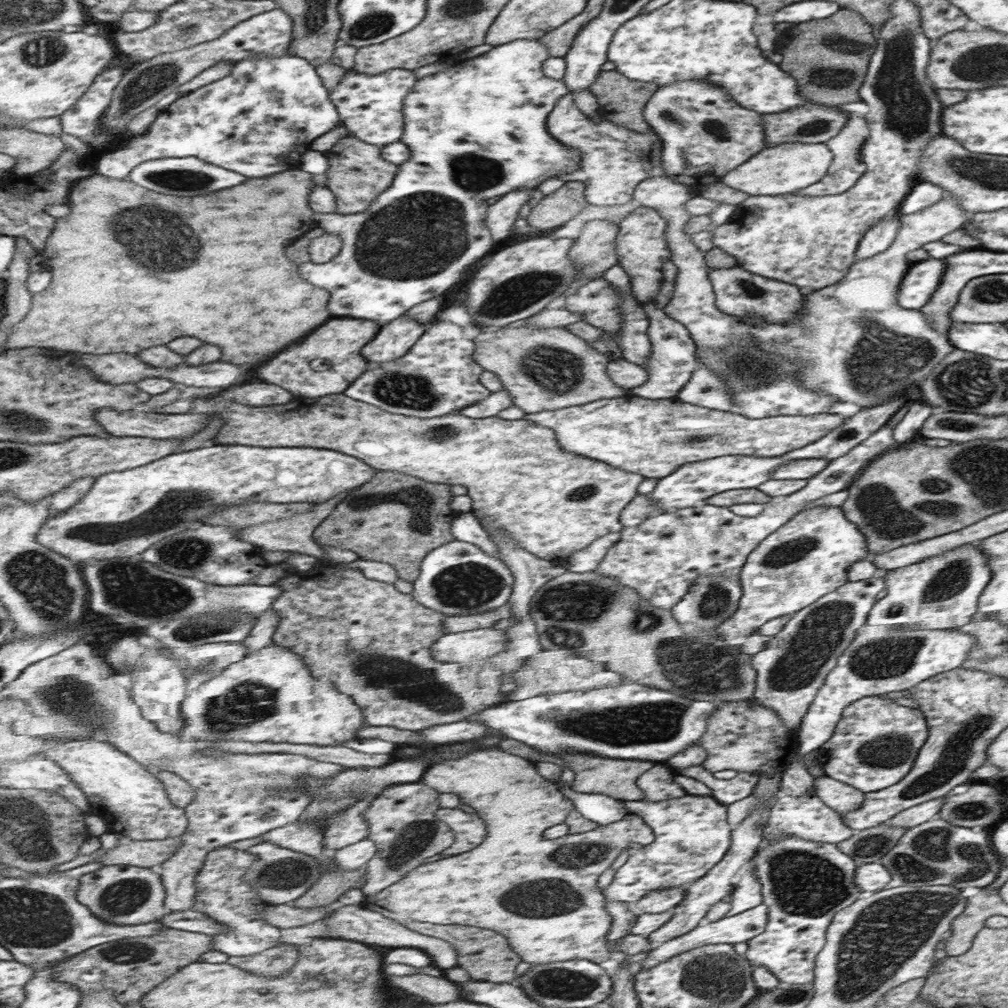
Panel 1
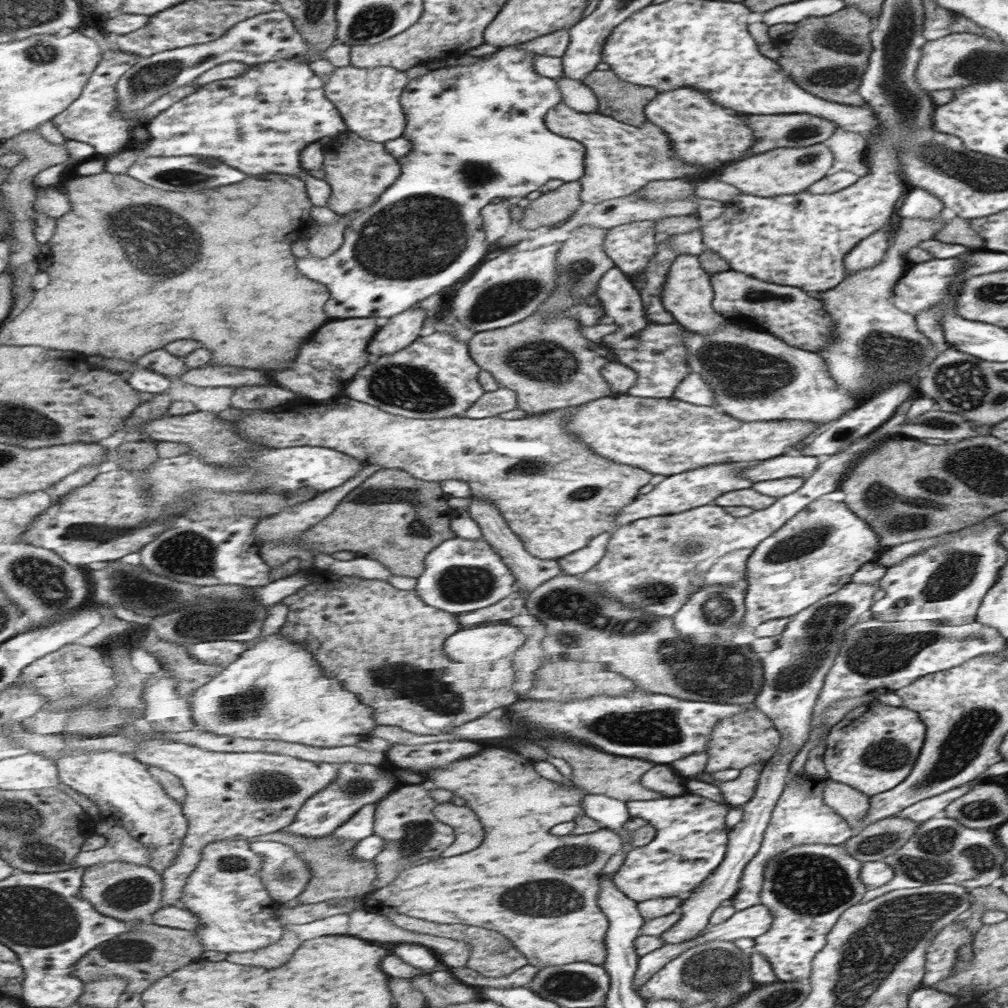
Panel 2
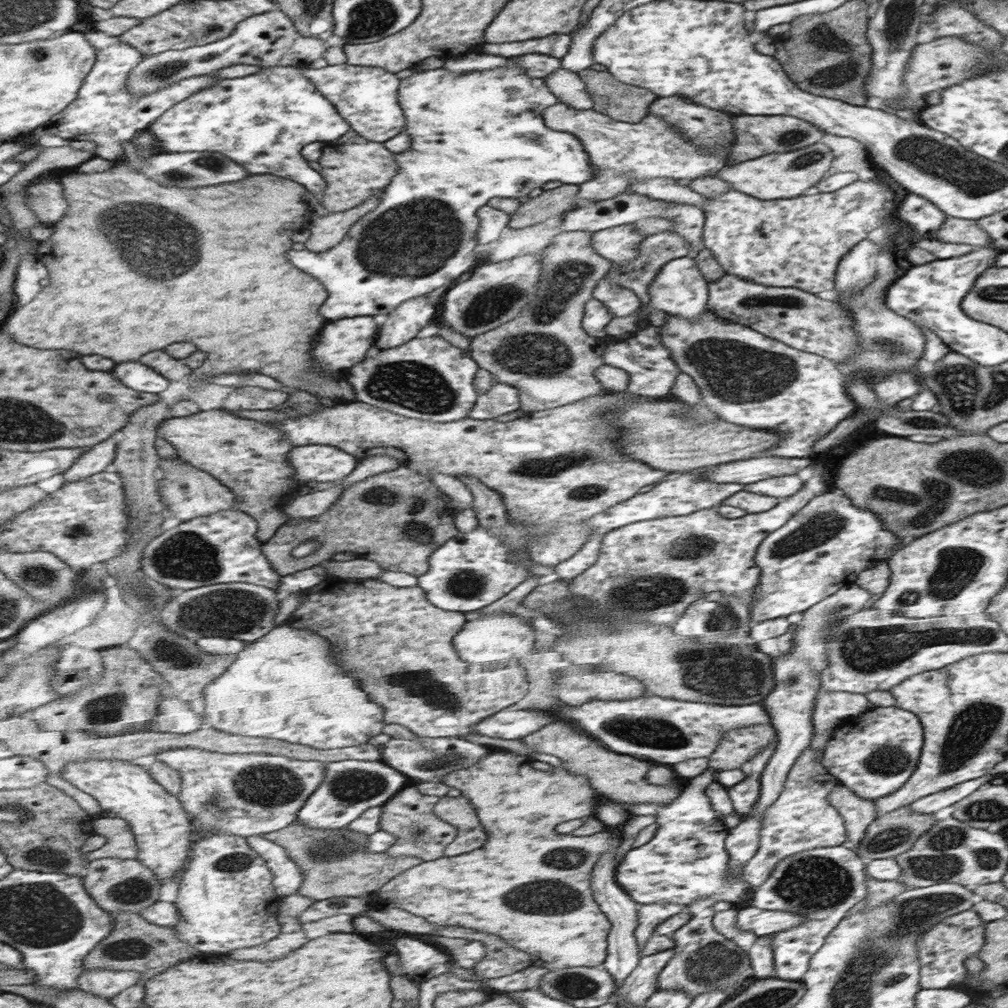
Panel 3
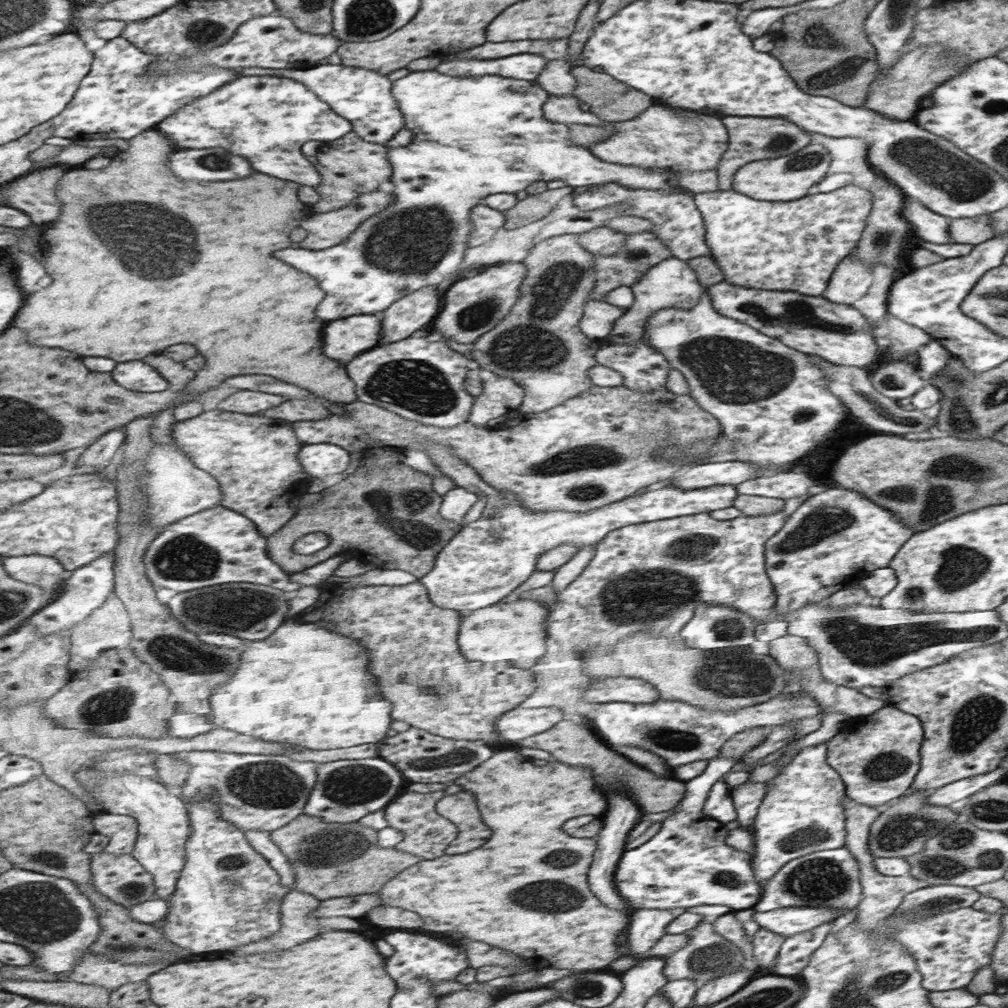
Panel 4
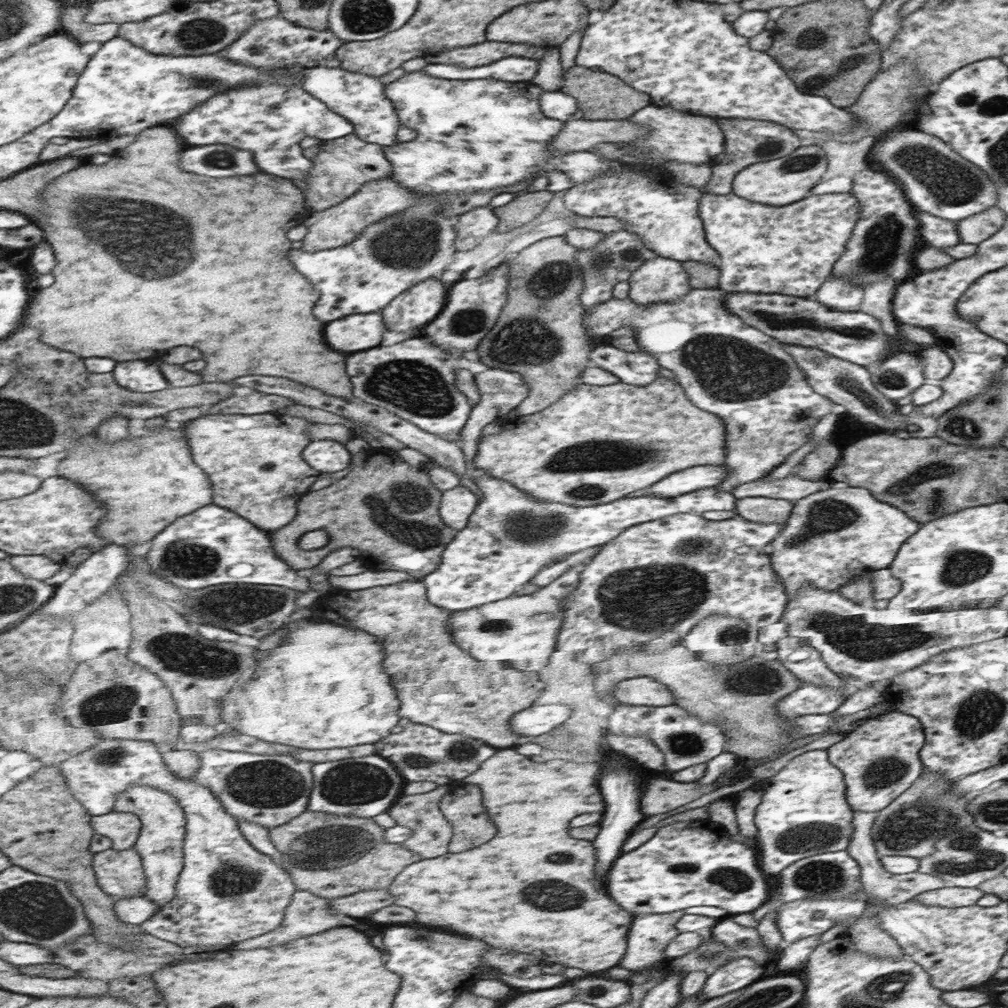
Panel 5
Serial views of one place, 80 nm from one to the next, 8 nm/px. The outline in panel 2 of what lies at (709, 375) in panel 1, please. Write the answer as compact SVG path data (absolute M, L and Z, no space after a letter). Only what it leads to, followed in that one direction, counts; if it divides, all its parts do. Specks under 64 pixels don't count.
M689 372L687 376L677 384L671 398L688 402L692 405L715 406L715 393L712 384L705 383L696 372Z

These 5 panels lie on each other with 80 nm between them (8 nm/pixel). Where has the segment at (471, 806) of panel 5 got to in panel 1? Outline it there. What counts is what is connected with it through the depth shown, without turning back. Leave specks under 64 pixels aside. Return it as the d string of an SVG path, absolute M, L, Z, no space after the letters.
M443 807L437 809L434 815L437 821L445 823L452 830L454 836L450 846L444 849L445 856L467 852L485 838L485 826L475 814L457 808Z

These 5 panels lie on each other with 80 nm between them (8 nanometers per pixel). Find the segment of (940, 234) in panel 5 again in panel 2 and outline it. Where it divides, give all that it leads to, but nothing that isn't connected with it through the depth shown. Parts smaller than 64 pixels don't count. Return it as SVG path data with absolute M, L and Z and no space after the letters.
M911 187L906 193L900 208L896 210L901 219L931 218L931 222L934 223L935 218L944 210L940 199L936 195L929 194L928 190Z

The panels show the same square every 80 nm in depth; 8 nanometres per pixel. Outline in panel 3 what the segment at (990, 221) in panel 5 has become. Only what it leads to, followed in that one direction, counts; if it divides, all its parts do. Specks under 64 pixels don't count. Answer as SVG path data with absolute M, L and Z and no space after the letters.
M949 218L939 227L934 238L939 242L953 242L953 244L971 244L983 247L989 244L989 235L979 228L976 220Z

